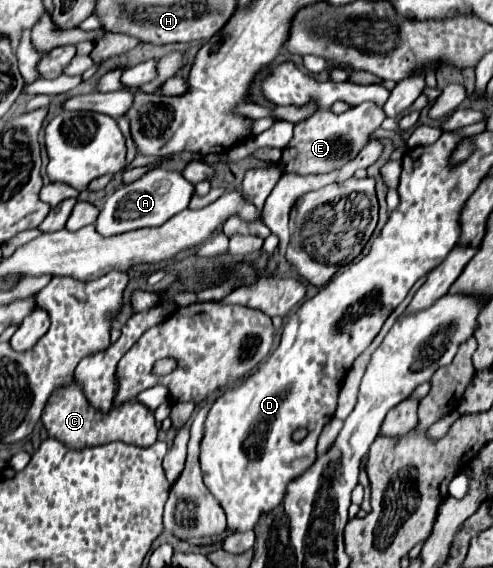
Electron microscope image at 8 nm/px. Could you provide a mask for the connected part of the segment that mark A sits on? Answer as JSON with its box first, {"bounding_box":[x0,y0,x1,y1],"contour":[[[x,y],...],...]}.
{"bounding_box":[95,168,195,236],"contour":[[[155,168],[145,176],[141,176],[139,180],[121,186],[119,190],[115,190],[113,196],[107,198],[105,206],[101,208],[95,220],[95,230],[99,230],[101,236],[117,236],[119,232],[131,232],[135,228],[159,226],[189,206],[193,190],[195,186],[187,182],[179,172]]]}

